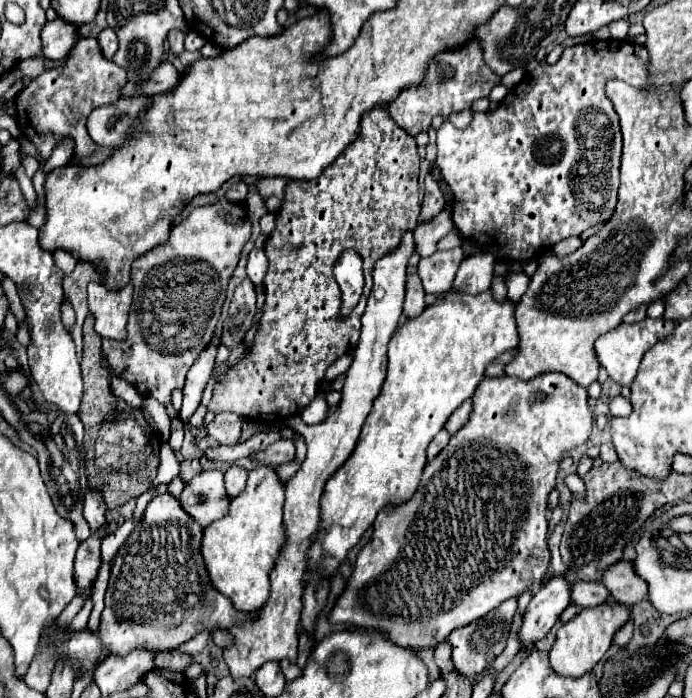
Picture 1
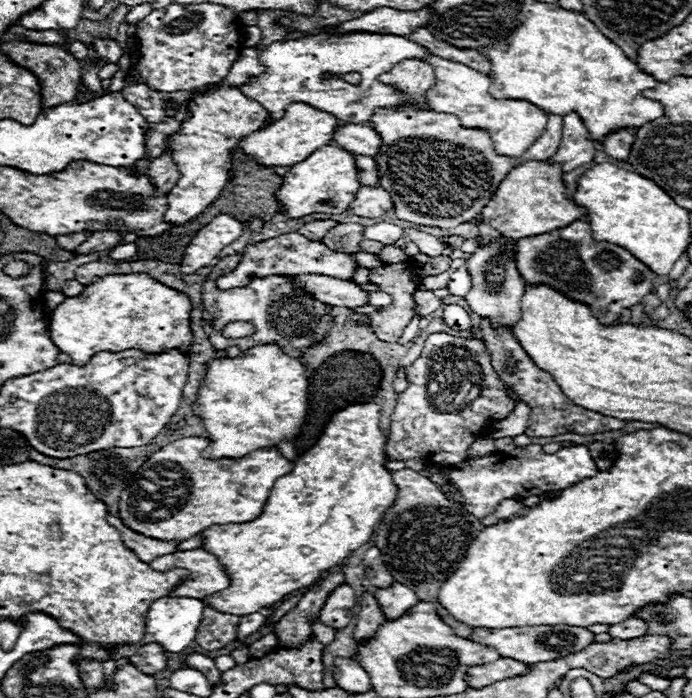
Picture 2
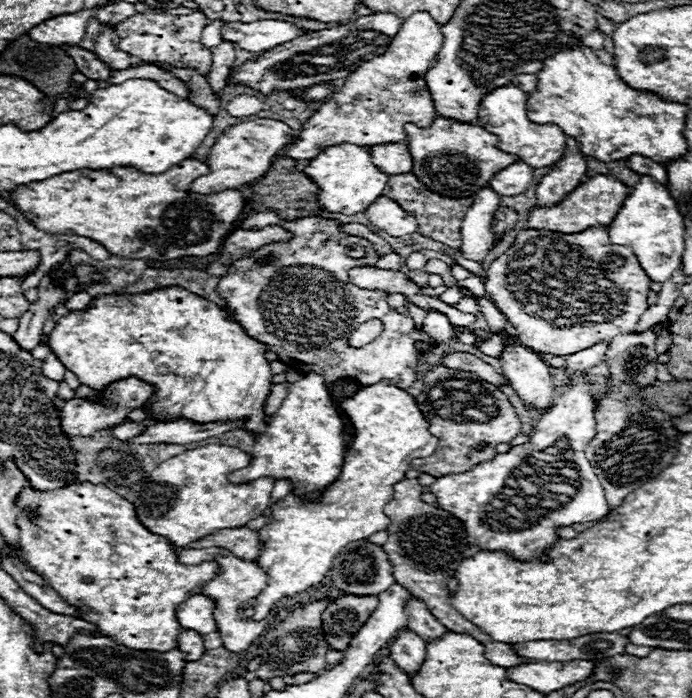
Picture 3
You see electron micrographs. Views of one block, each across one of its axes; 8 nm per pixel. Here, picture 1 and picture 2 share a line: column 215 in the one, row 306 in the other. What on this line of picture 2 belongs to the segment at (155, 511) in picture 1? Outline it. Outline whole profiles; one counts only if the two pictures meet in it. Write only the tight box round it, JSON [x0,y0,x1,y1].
[514,220,656,326]

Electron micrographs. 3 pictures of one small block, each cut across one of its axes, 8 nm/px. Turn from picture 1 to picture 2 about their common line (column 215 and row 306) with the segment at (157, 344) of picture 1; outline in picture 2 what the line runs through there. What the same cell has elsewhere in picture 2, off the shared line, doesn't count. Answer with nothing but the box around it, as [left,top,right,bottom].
[202,254,334,358]

